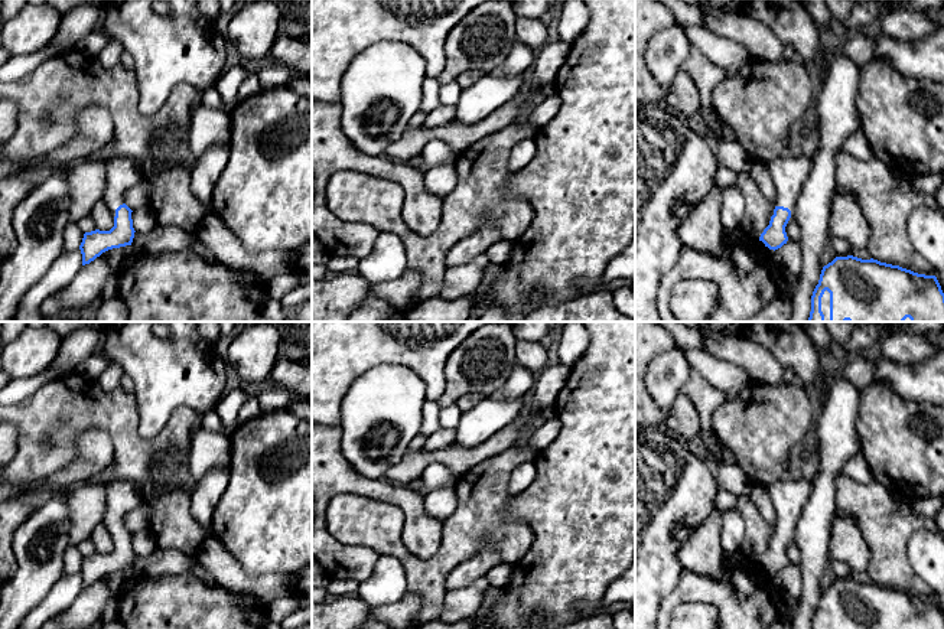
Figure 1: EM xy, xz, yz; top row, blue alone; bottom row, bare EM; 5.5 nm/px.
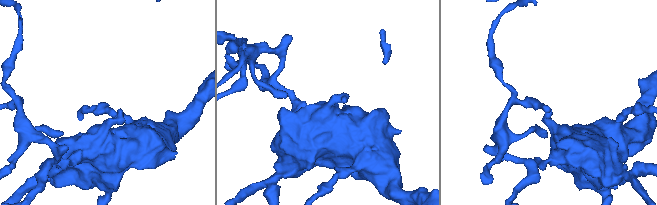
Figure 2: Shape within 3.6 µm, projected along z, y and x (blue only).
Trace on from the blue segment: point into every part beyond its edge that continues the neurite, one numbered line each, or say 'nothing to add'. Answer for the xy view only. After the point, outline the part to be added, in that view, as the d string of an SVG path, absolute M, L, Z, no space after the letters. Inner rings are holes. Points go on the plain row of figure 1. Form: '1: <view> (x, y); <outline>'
1: xy (123, 496); M113 480L107 486L107 511L102 524L117 532L124 527L124 516L143 501L136 483Z

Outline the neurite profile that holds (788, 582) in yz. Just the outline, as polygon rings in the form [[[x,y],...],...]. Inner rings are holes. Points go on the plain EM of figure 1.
[[[788,563],[774,574],[774,584],[781,597],[800,597],[803,589],[803,573],[798,564]]]

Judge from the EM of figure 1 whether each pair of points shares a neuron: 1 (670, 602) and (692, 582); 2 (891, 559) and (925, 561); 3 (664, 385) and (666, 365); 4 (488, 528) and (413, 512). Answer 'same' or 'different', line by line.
1: same
2: different
3: same
4: different

